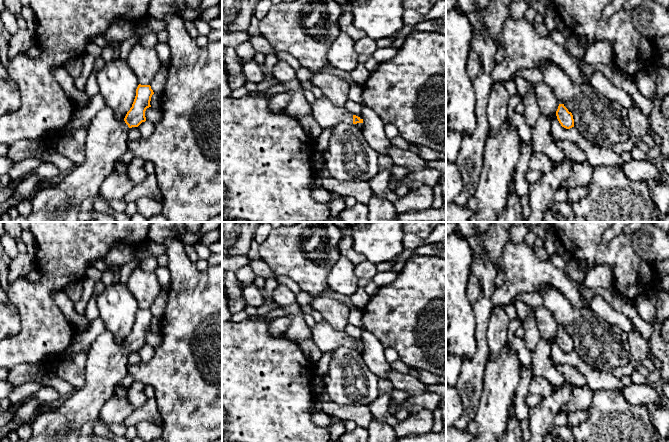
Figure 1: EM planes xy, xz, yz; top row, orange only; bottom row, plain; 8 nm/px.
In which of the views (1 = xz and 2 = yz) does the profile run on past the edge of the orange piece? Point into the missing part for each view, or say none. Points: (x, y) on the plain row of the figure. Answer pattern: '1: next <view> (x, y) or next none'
1: next xz (327, 338)
2: next none

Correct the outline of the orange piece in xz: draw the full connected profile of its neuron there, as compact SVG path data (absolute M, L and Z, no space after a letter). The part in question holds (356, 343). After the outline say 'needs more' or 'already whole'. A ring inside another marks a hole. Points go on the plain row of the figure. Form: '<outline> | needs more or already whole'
M327 320L316 324L312 329L311 339L322 354L333 351L340 346L350 348L363 347L363 343L347 335L344 330L335 329Z | needs more

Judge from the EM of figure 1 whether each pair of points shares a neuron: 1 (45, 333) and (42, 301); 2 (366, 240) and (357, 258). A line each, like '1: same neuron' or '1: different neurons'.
1: same neuron
2: different neurons

